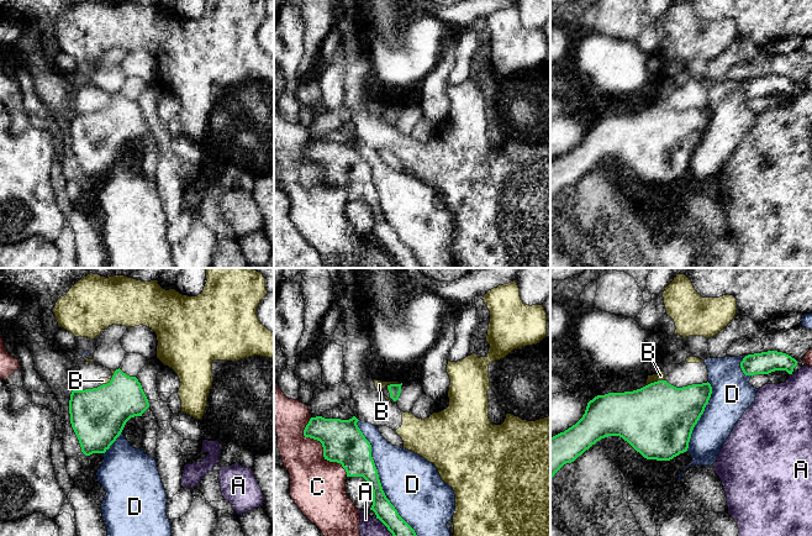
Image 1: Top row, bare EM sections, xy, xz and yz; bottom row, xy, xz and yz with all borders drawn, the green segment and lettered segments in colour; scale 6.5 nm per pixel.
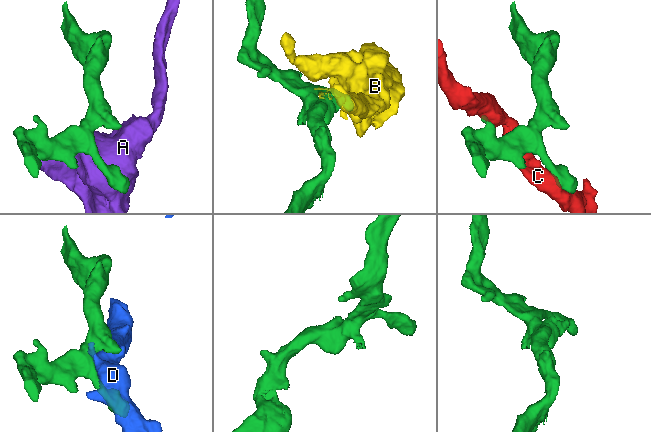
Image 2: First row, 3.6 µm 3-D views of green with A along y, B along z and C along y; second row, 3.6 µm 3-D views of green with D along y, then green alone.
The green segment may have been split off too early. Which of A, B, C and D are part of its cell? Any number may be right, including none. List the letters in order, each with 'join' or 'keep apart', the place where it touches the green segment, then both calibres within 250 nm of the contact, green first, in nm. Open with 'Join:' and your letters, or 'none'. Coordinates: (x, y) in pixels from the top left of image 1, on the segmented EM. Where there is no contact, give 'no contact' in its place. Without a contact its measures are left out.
Join: none
A: keep apart; meets green in xz at (385, 525); 140 nm thick on the green side, 130 nm on the other
B: keep apart; meets green in yz at (655, 382); 480 nm thick on the green side, 60 nm on the other
C: keep apart; meets green in xz at (322, 446); 280 nm thick on the green side, 340 nm on the other
D: keep apart; meets green in xz at (378, 478); 240 nm thick on the green side, 360 nm on the other

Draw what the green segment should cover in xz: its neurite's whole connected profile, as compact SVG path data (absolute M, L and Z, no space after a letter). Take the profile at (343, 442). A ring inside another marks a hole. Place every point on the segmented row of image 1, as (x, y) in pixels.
M355 416L349 420L311 417L304 436L320 441L325 459L341 463L347 477L363 477L370 484L373 490L370 510L392 536L417 536L386 498L371 457L371 445L358 427L358 421Z

